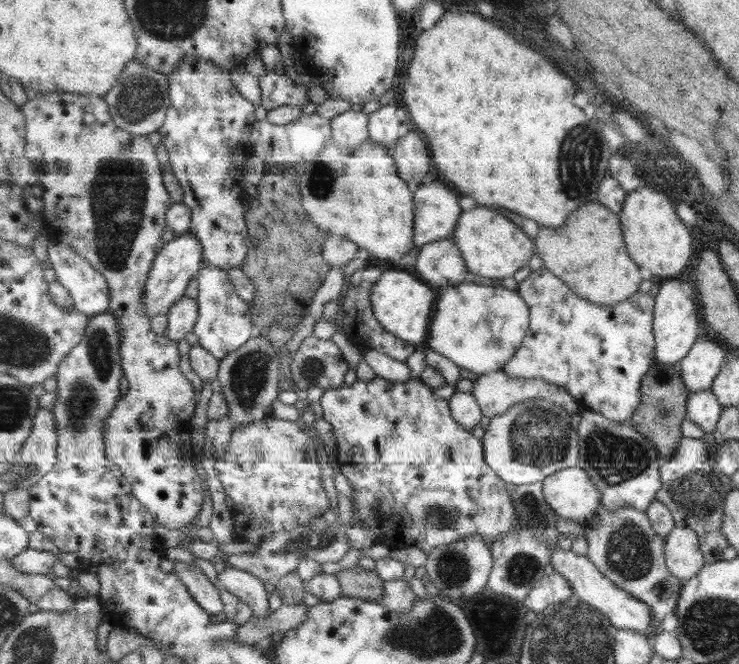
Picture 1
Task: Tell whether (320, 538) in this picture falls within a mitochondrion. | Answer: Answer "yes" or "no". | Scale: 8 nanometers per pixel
yes

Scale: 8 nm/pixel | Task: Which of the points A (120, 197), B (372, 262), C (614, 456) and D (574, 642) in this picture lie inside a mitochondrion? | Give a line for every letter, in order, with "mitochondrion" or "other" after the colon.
A: mitochondrion
B: other
C: mitochondrion
D: mitochondrion

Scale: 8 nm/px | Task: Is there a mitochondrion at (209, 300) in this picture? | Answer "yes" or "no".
no

